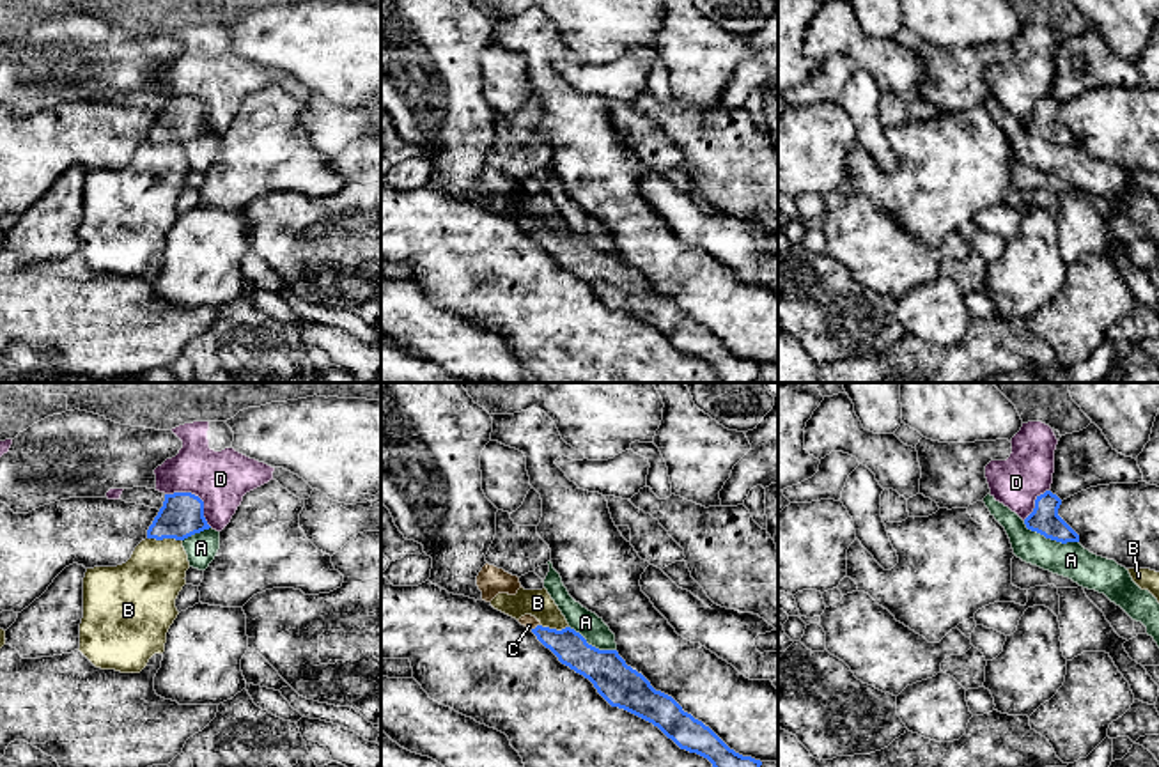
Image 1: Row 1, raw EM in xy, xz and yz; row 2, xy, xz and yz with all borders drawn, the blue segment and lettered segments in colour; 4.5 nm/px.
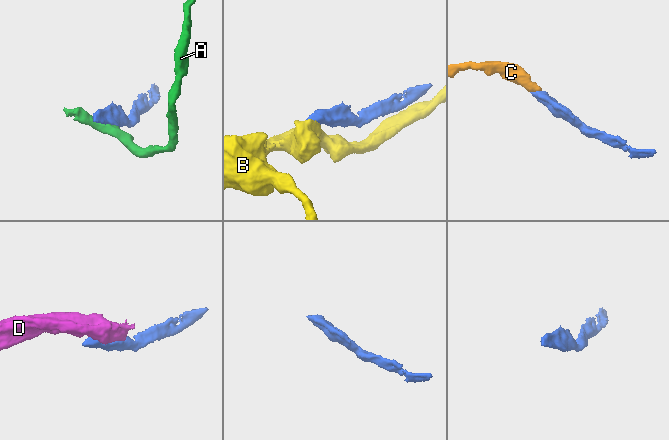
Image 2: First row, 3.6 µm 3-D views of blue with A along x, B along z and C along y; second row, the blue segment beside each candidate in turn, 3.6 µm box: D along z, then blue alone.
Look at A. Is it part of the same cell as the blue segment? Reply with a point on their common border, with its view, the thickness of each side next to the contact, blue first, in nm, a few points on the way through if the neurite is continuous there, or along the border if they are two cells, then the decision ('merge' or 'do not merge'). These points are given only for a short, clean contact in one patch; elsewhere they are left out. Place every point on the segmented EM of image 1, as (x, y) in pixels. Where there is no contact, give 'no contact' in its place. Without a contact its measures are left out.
contact yz (1050, 537); calibres 140 and 160 nm; border yz (1023, 521), (1028, 528), (1046, 537), (1078, 542); do not merge

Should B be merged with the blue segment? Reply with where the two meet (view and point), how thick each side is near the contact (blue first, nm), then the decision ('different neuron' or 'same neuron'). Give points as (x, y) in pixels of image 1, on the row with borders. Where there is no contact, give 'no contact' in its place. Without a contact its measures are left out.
contact xy (165, 537); calibres 200 and 300 nm; different neuron

